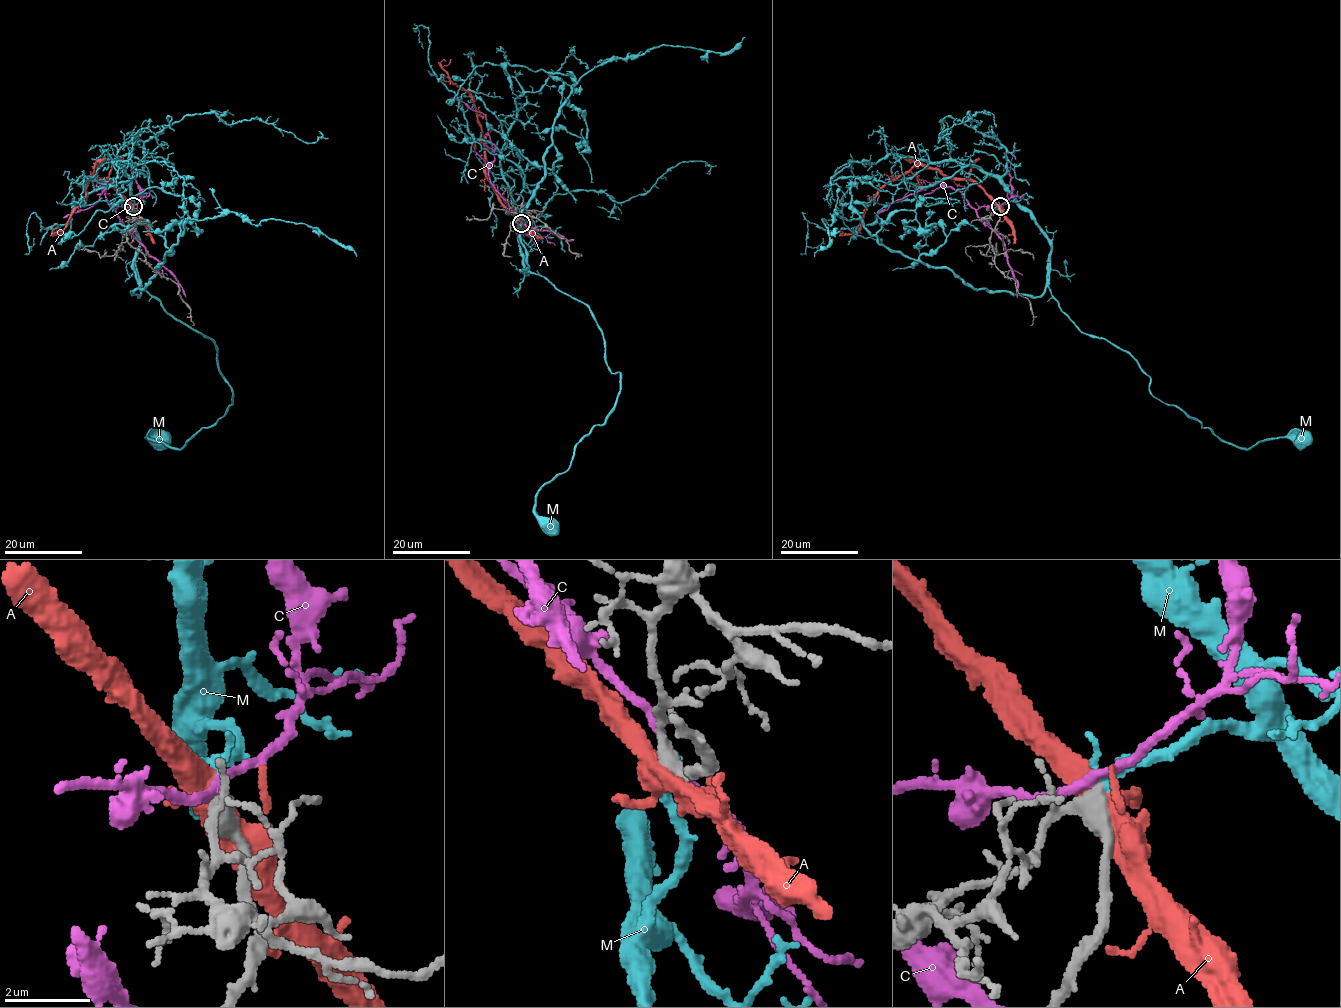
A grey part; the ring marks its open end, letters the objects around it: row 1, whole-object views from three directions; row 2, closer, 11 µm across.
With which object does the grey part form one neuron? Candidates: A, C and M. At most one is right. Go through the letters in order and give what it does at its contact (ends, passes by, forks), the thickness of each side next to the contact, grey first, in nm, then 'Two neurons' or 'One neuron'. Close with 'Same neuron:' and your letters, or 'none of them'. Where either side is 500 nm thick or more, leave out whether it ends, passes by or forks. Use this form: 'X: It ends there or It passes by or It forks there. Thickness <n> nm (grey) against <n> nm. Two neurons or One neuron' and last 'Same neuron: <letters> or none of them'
A: It forks there. Thickness 400 nm (grey) against 480 nm. Two neurons
C: It passes by. Thickness 320 nm (grey) against 200 nm. Two neurons
M: It passes by. Thickness 360 nm (grey) against 190 nm. One neuron
Same neuron: M

